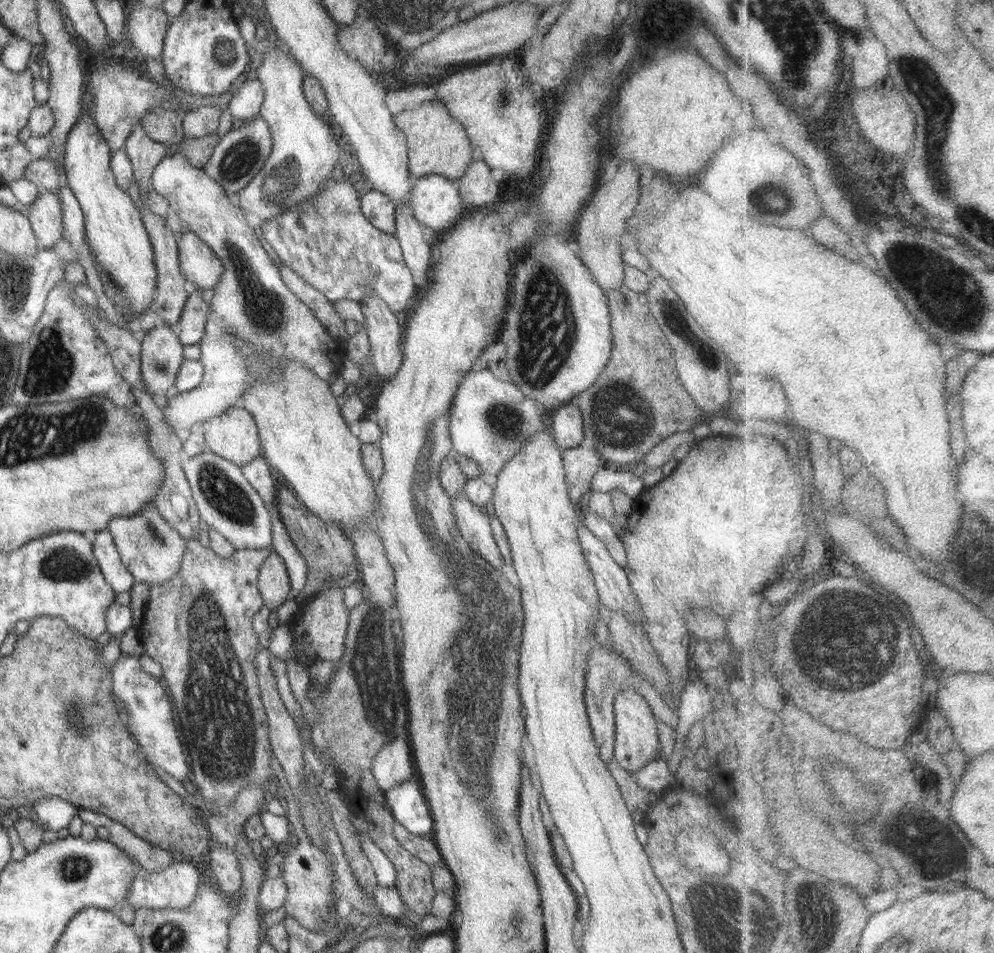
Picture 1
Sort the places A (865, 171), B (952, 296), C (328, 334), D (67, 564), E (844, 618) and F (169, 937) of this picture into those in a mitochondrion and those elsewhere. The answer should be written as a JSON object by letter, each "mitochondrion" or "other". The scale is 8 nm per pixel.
{"A":"other","B":"mitochondrion","C":"other","D":"mitochondrion","E":"mitochondrion","F":"mitochondrion"}

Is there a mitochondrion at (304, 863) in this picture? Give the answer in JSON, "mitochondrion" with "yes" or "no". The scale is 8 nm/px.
{"mitochondrion":"no"}

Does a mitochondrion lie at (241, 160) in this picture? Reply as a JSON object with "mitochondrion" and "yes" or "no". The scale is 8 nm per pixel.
{"mitochondrion":"yes"}

